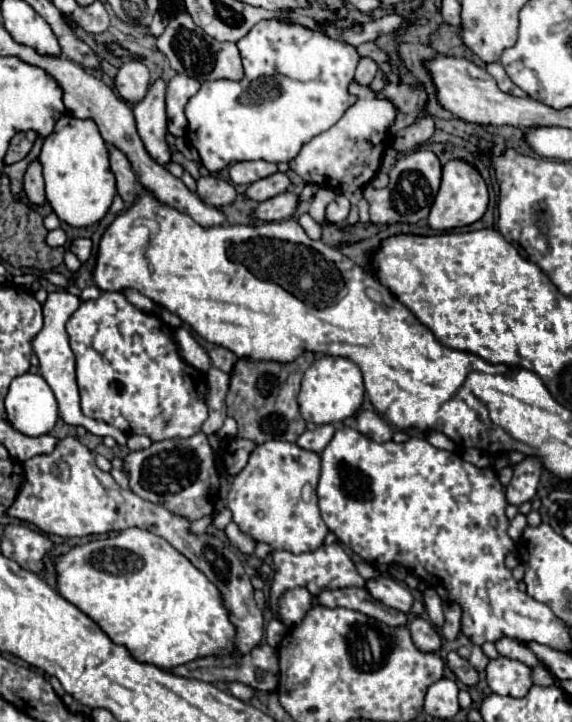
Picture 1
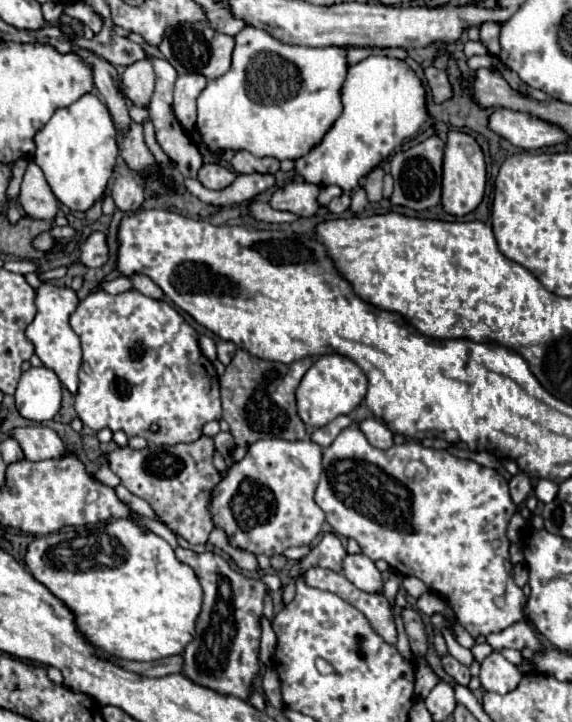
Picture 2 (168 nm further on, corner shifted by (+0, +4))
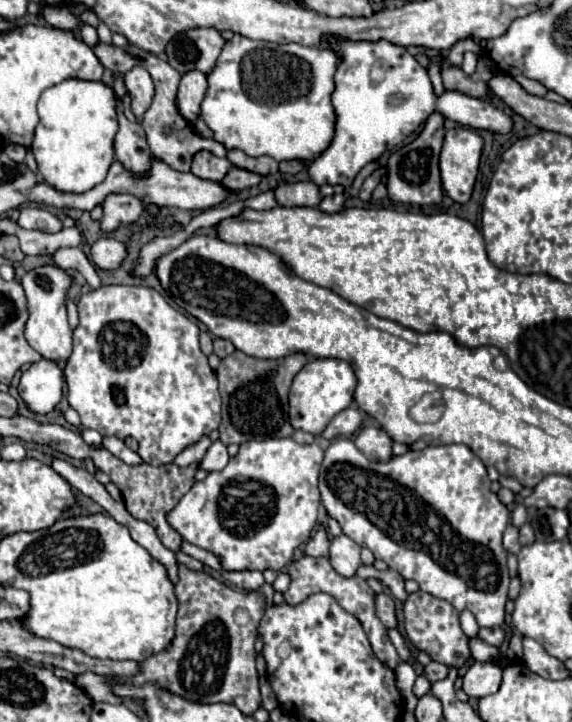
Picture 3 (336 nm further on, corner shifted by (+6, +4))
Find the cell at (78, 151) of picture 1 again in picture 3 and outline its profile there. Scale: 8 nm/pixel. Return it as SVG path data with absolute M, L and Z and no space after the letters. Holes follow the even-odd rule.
M65 80L39 98L39 124L31 144L43 180L59 192L81 194L103 182L115 160L113 138L117 134L115 94L103 82Z

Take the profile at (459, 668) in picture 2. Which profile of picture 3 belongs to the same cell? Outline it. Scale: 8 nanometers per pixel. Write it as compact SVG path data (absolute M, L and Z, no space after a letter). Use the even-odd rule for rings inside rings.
M431 660L431 662L425 666L425 676L427 676L431 682L445 680L447 674L449 674L449 666L445 666L445 664L441 664L441 662Z

